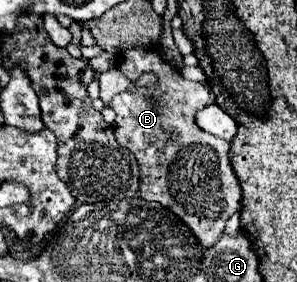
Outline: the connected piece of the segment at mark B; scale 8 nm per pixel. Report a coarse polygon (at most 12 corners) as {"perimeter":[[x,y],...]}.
{"perimeter":[[151,47],[123,51],[131,87],[109,103],[141,167],[141,199],[169,207],[201,247],[241,207],[231,143],[195,113],[211,87]]}

